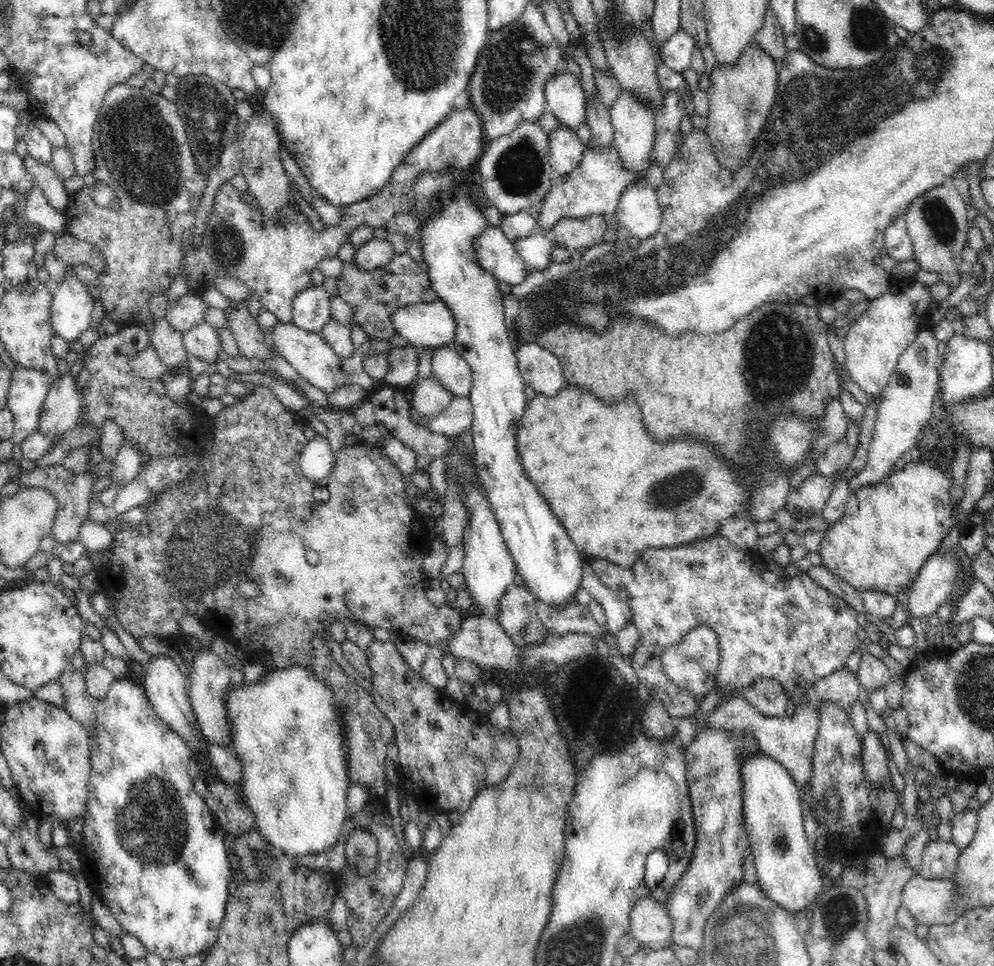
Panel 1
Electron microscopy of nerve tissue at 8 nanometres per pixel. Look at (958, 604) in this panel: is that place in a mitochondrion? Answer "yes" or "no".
no

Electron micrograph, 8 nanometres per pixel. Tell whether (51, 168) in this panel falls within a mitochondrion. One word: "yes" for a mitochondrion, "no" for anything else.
no

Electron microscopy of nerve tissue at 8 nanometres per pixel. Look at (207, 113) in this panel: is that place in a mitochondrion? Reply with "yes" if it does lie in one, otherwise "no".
yes

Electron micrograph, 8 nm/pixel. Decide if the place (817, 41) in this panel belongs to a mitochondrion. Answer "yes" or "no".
yes

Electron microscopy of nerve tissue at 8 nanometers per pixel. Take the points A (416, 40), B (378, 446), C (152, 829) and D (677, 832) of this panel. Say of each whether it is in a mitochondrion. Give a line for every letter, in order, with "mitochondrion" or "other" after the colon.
A: mitochondrion
B: other
C: mitochondrion
D: other

